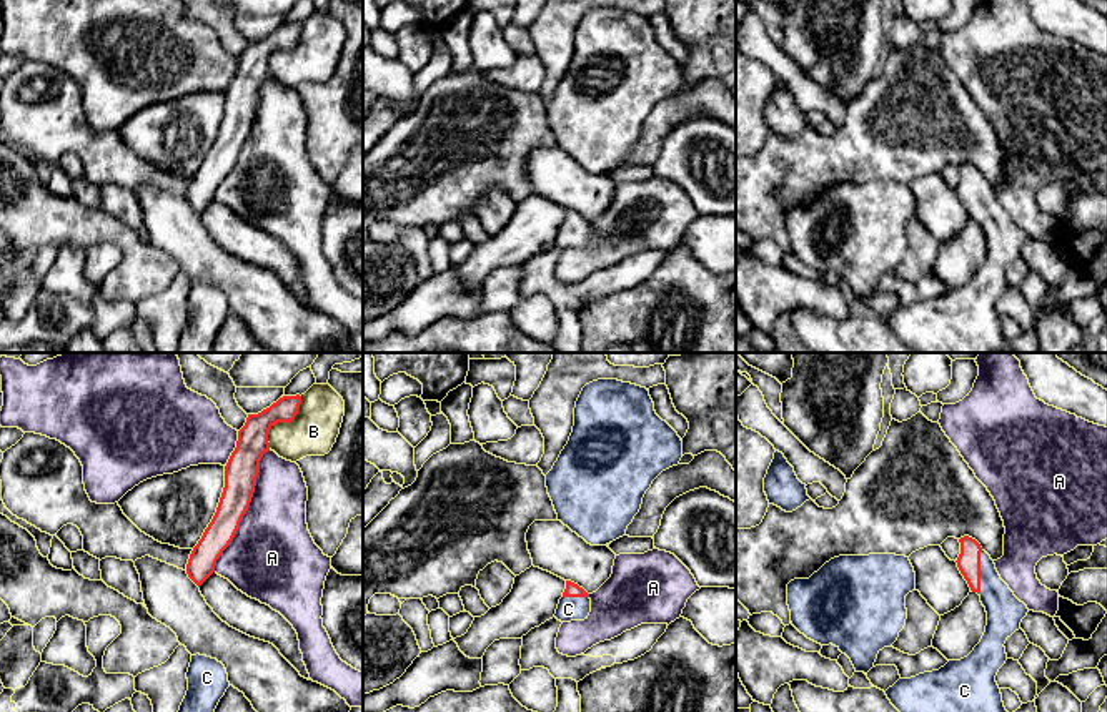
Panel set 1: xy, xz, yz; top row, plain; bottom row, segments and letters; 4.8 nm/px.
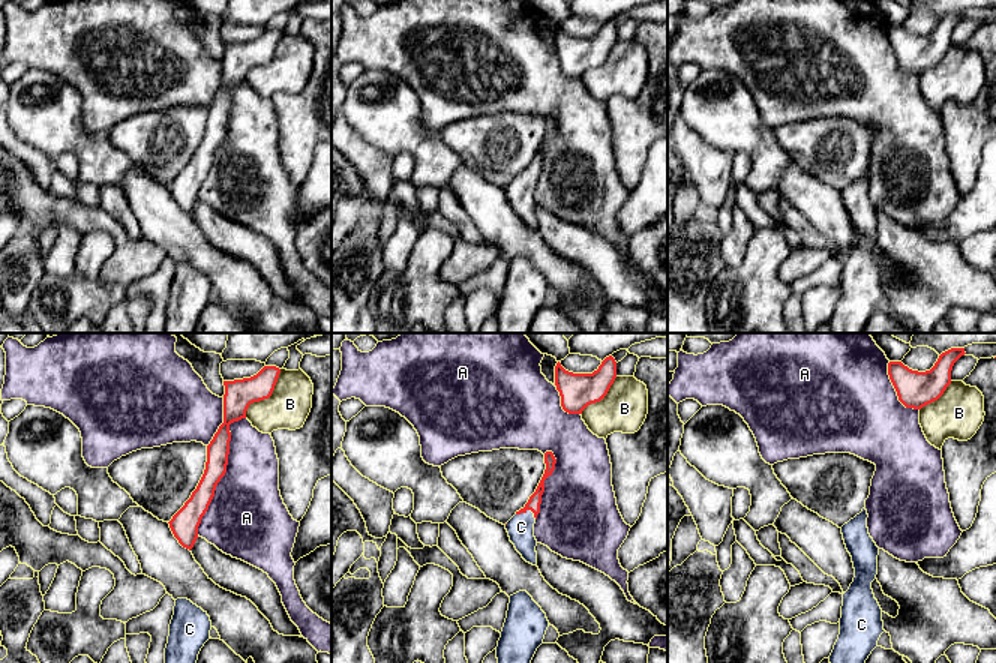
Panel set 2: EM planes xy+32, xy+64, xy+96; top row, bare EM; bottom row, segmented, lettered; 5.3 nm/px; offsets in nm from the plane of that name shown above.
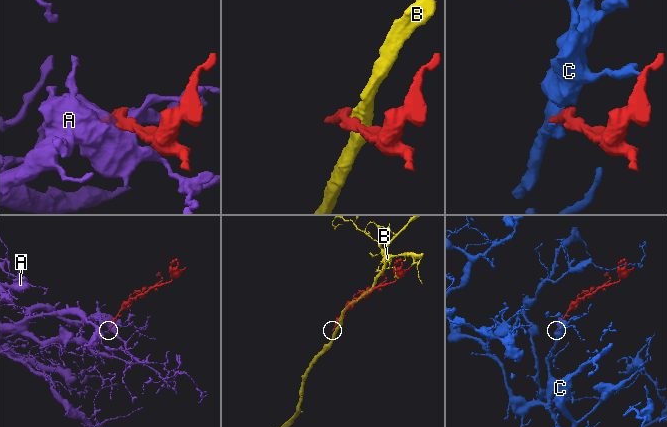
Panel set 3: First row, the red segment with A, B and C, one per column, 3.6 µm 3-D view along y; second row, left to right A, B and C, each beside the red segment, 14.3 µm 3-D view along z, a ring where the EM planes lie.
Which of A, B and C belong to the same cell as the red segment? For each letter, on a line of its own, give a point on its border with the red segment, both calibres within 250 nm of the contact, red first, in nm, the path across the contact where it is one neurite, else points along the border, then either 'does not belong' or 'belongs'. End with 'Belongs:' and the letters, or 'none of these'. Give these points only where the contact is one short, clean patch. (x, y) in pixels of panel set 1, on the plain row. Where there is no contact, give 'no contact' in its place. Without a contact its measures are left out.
A: meets red in xy at (247, 137); 160 nm thick on the red side, 400 nm on the other; does not belong
B: meets red in xy at (283, 49); 150 nm thick on the red side, 240 nm on the other; border along xy (302, 24), (298, 40), (270, 57), (268, 75); does not belong
C: meets red in yz at (979, 200); 110 nm thick on the red side, 180 nm on the other; belongs
Belongs: C

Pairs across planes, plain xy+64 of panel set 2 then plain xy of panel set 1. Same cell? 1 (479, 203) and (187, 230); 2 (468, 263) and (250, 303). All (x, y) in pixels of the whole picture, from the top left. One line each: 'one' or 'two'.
1: one
2: two

